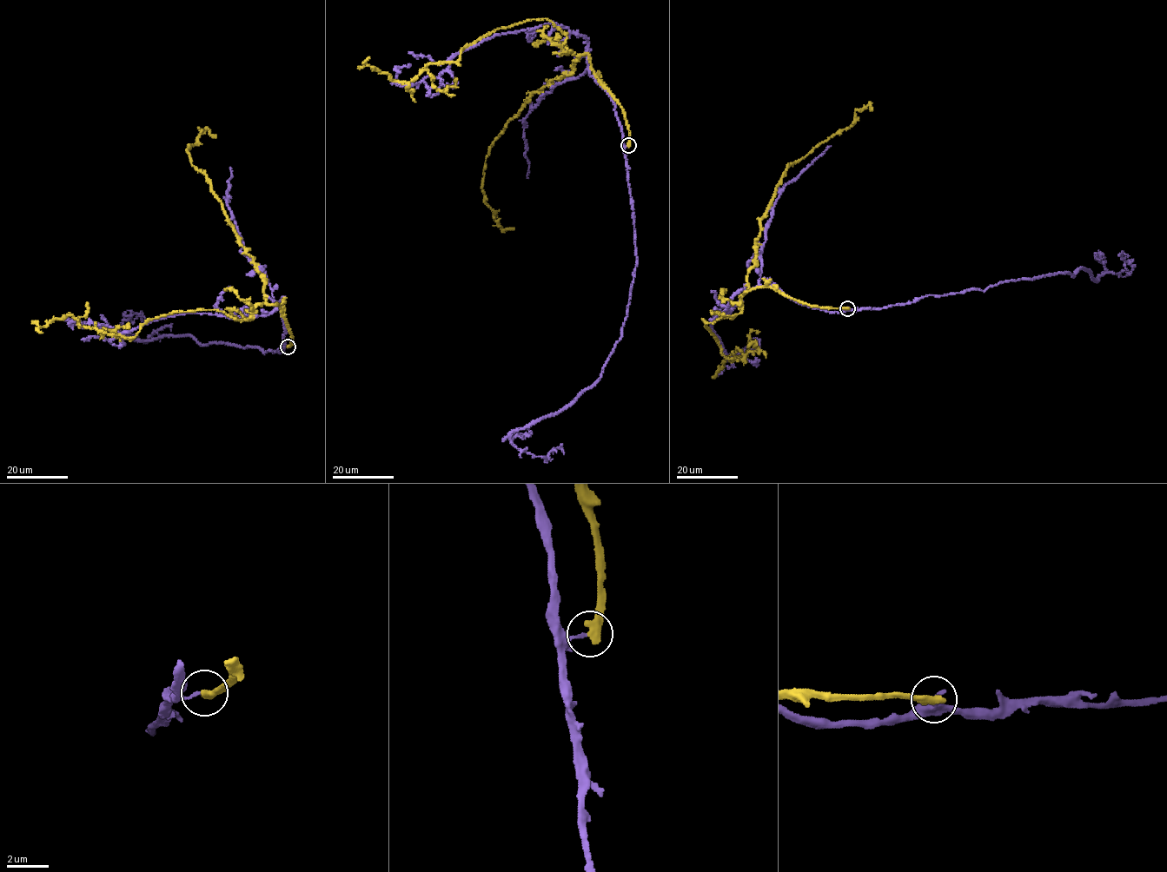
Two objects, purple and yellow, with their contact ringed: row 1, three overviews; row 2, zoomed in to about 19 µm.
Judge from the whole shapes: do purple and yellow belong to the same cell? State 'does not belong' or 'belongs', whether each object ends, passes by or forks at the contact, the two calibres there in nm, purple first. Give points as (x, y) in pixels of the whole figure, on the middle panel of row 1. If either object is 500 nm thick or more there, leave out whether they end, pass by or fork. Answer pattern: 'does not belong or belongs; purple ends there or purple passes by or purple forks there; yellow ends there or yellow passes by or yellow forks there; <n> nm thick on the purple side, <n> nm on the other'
does not belong; purple ends there; yellow ends there; 140 nm thick on the purple side, 480 nm on the other

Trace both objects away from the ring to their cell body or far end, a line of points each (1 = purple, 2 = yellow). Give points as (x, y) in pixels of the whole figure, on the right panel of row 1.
1: (847, 308), (1072, 276), (1080, 267), (1094, 280), (1129, 274), (1122, 254), (1127, 257)
2: (847, 308), (767, 287), (745, 292), (742, 311), (702, 320), (730, 361), (742, 353), (712, 377)

